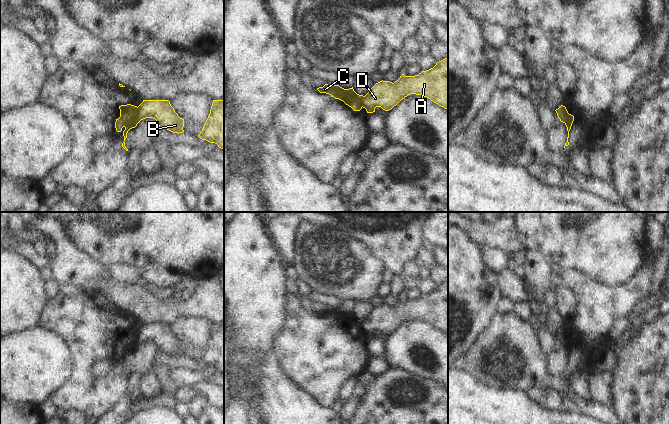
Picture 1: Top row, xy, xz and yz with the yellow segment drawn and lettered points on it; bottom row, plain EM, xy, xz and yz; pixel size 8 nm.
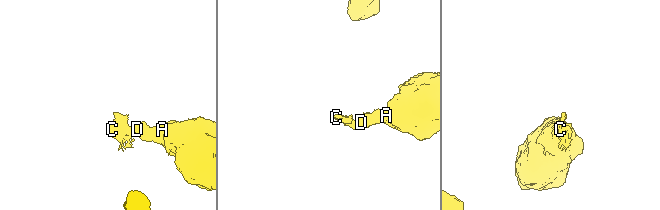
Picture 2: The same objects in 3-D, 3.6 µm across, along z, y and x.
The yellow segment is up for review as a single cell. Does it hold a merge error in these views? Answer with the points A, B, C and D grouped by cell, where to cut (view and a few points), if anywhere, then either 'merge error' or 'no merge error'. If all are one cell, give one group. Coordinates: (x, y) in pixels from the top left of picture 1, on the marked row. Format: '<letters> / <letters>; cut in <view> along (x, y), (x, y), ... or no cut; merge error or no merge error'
A B D / C; cut in yz along (556, 109), (562, 116), (569, 114); merge error

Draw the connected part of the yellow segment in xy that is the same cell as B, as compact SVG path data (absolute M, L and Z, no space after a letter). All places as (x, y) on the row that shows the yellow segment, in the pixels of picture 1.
M143 100L138 110L141 119L155 119L160 129L177 134L184 132L184 119L178 116L169 100Z

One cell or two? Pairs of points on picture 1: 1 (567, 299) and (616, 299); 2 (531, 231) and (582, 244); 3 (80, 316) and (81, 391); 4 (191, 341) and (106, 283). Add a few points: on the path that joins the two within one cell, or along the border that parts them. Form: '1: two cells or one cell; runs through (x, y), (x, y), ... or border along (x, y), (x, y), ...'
1: two cells; border along (563, 284), (576, 302), (575, 311), (565, 320)
2: one cell; runs through (544, 231), (569, 231)
3: one cell; runs through (84, 335), (83, 372)
4: two cells; border along (192, 315), (180, 315), (169, 324)

